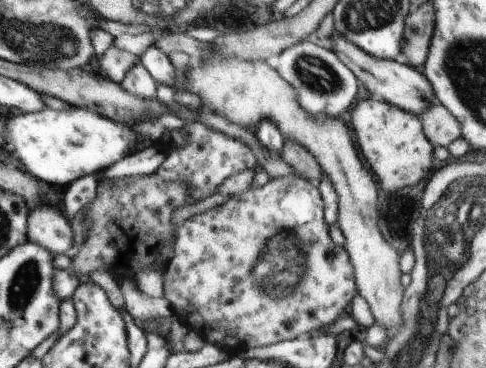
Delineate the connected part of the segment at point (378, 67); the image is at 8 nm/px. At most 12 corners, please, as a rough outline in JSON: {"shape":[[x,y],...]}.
{"shape":[[331,35],[331,51],[372,97],[421,116],[431,82]]}

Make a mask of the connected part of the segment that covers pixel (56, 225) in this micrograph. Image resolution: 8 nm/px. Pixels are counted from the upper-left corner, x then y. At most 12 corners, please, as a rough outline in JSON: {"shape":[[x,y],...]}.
{"shape":[[49,204],[28,218],[28,240],[63,255],[72,246],[70,224]]}

